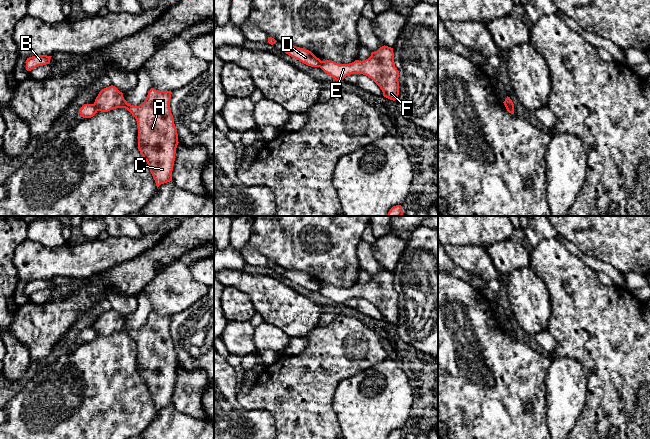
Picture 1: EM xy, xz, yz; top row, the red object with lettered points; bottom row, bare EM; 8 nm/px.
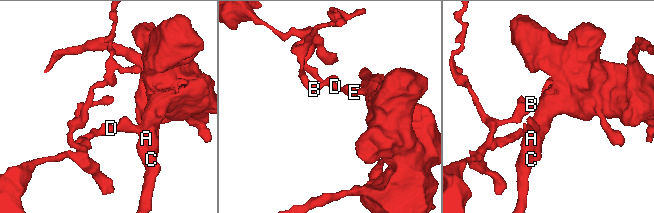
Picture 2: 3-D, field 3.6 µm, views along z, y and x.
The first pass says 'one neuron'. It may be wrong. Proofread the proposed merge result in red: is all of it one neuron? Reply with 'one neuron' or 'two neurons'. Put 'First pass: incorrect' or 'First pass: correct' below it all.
two neurons
First pass: incorrect

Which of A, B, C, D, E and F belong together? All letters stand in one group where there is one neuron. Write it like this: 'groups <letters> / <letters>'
groups A C E F / B D

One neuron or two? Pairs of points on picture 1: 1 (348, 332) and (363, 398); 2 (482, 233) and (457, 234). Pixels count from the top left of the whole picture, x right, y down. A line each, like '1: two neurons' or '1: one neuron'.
1: two neurons
2: one neuron

